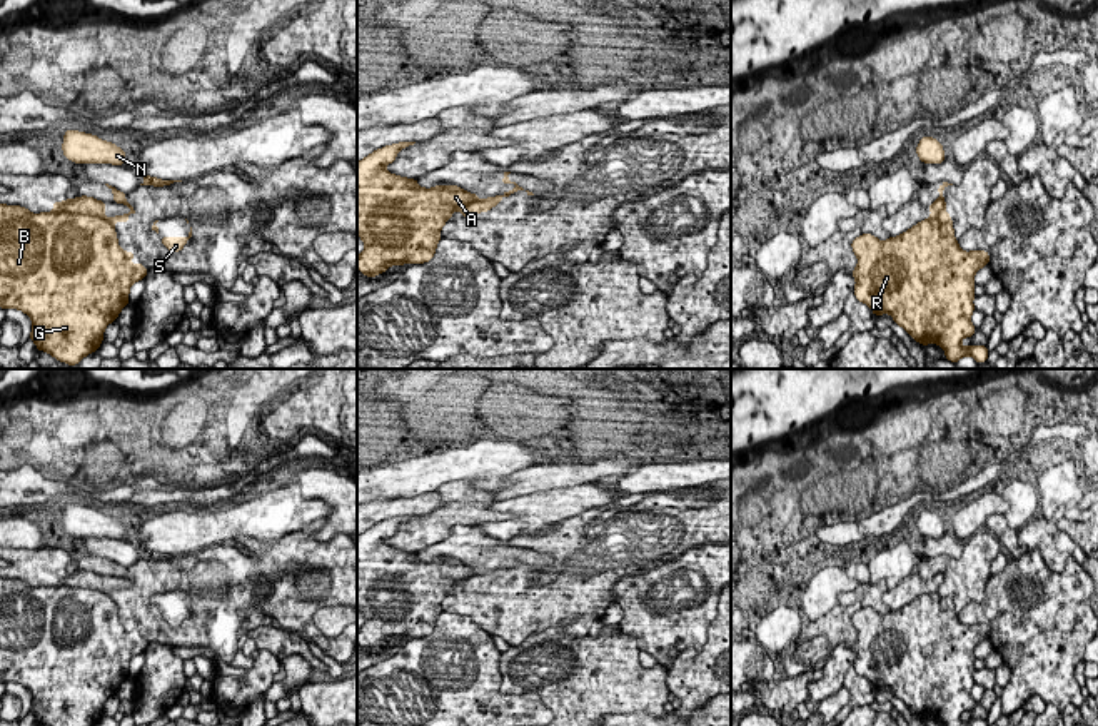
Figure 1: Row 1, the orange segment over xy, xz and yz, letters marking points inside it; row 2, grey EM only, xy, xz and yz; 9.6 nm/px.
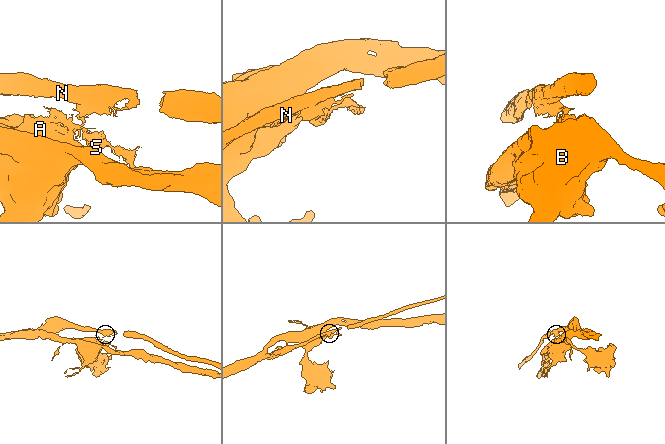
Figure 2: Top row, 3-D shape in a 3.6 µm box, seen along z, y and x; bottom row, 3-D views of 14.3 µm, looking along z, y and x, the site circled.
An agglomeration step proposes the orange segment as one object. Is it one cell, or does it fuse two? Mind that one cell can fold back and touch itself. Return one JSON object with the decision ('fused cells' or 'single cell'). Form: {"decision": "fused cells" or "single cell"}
{"decision": "fused cells"}

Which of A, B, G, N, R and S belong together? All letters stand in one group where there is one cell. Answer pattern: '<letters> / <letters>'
A B G R / N S

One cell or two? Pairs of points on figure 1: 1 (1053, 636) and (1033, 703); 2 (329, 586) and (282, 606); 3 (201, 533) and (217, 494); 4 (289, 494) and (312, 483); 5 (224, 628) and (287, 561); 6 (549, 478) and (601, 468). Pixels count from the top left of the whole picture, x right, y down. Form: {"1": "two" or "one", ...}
{"1": "two", "2": "one", "3": "two", "4": "two", "5": "two", "6": "one"}

